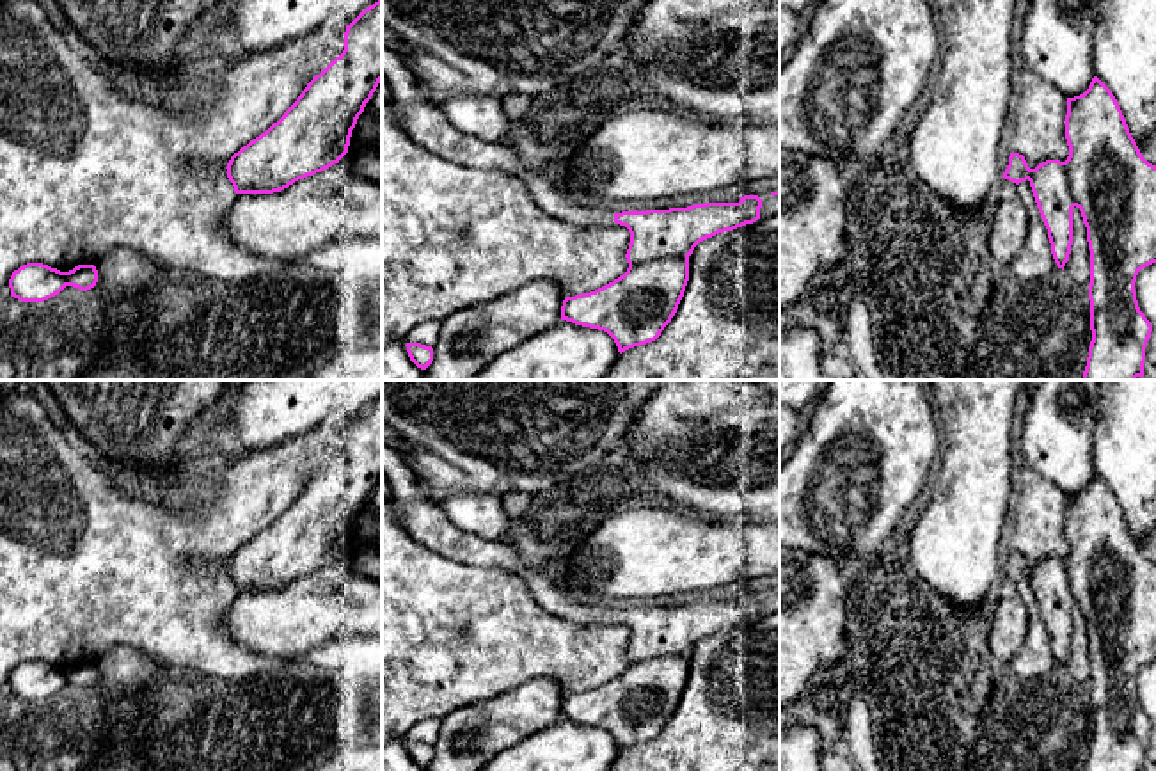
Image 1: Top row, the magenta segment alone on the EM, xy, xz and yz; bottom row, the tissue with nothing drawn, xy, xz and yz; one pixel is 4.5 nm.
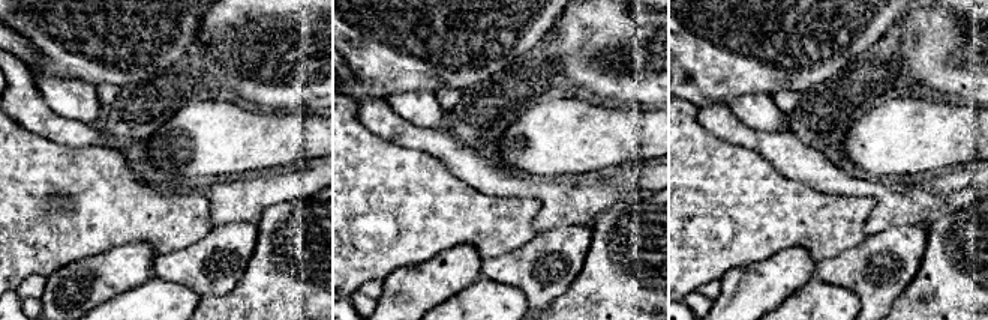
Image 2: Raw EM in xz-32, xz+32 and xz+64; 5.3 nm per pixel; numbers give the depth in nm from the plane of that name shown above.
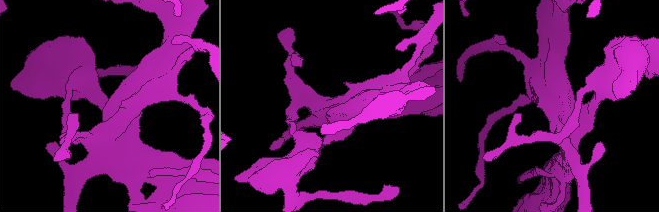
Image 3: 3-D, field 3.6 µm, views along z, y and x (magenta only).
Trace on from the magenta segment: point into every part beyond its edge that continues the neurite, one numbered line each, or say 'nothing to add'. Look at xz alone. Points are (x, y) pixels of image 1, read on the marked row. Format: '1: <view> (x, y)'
1: xz (425, 123)

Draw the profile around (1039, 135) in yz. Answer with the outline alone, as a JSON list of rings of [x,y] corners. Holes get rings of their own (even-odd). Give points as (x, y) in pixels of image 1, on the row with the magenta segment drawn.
[[[1030,68],[1023,73],[1023,94],[1010,151],[1025,156],[1030,169],[1046,160],[1065,162],[1067,98]]]

